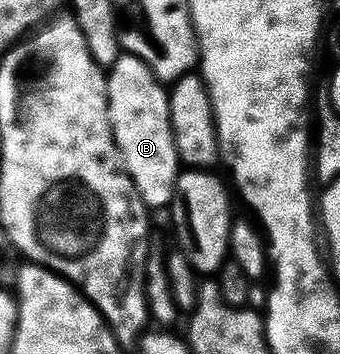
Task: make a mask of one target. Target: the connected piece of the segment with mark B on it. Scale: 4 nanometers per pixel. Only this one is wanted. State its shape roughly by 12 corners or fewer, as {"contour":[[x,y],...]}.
{"contour":[[122,52],[110,131],[147,208],[169,207],[180,163],[167,87]]}

